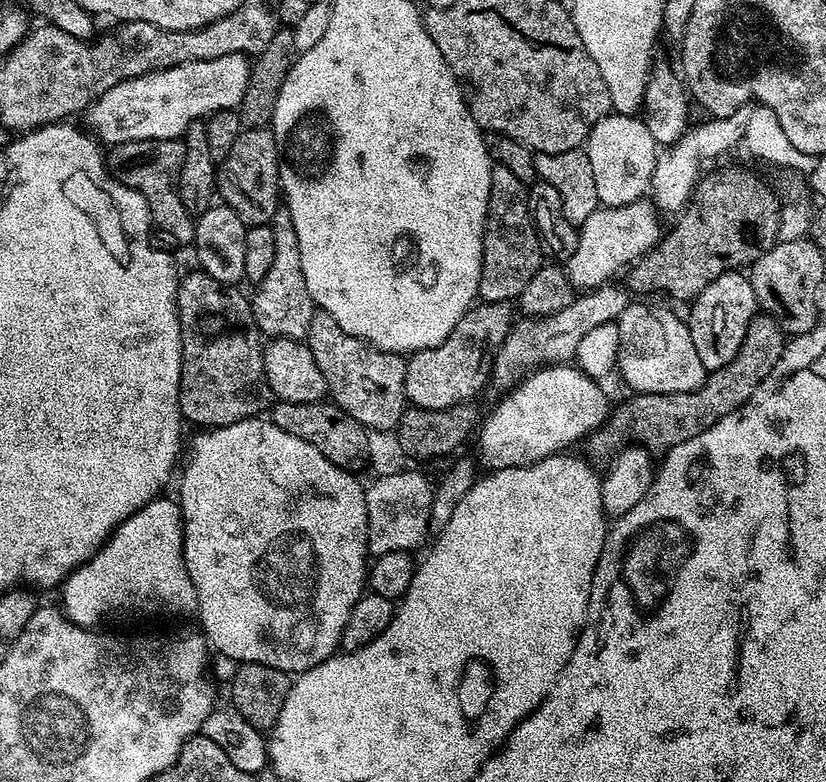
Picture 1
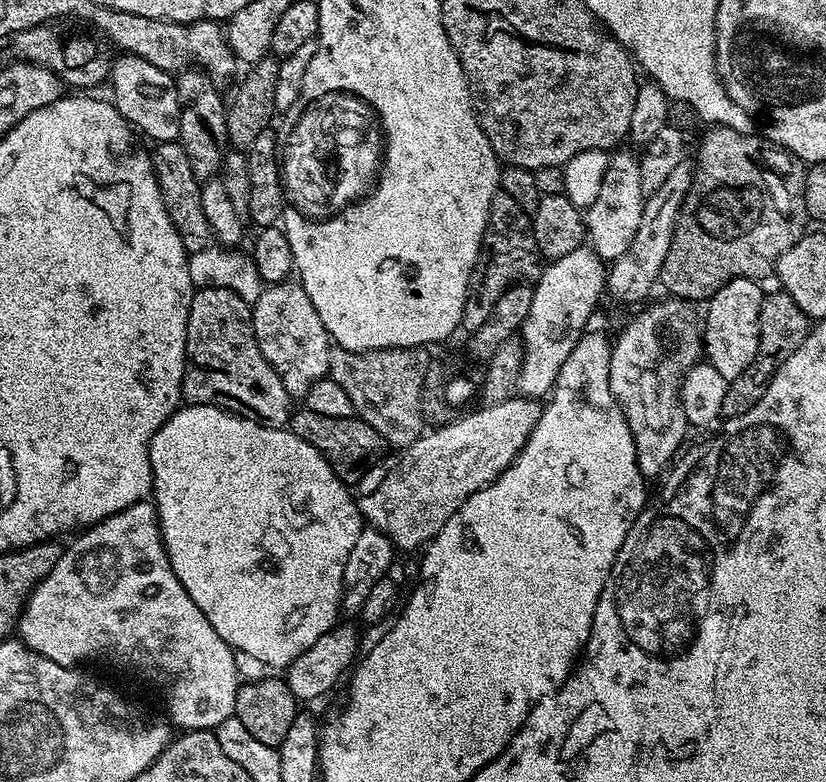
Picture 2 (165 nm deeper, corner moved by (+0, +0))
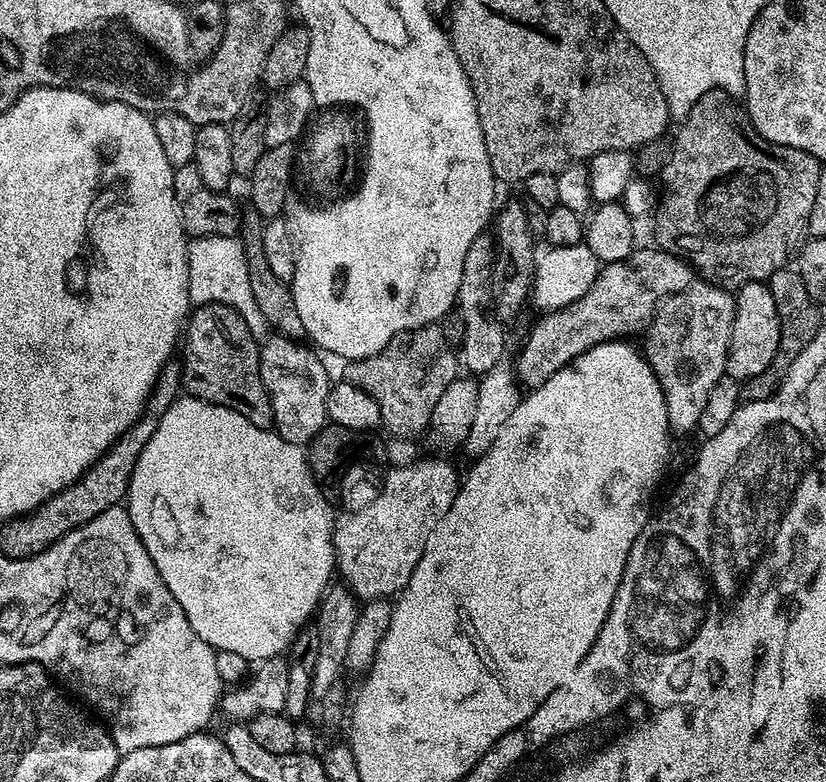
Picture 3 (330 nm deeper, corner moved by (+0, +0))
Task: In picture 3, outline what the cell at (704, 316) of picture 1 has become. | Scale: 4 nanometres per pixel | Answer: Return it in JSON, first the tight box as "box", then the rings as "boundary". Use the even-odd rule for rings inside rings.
{"box":[727,280,780,382],"boundary":[[[755,280],[744,284],[734,296],[736,317],[732,323],[732,342],[728,357],[727,375],[737,382],[743,382],[749,376],[757,376],[772,365],[772,359],[780,345],[780,315],[774,302],[774,294],[767,283]]]}

